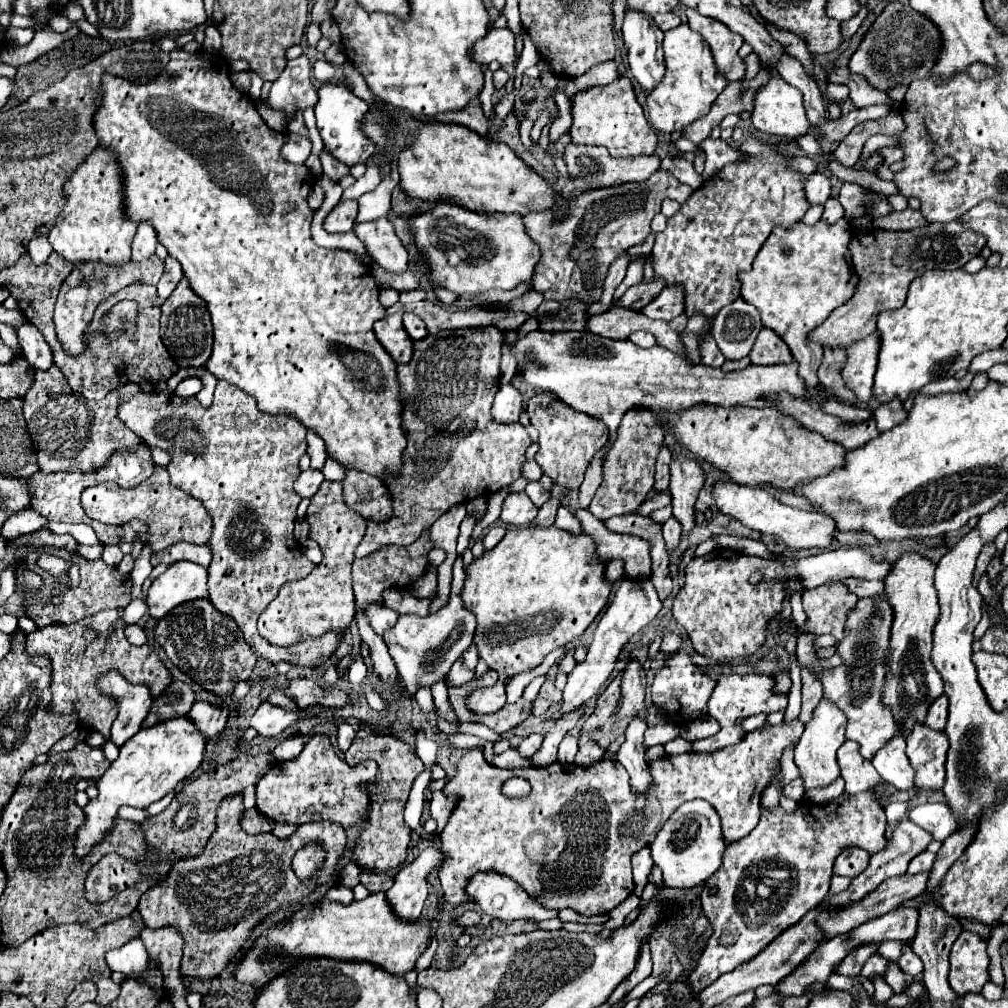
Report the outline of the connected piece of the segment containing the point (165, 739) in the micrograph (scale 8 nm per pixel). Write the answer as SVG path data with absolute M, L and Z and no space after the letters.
M188 715L166 719L152 727L140 729L132 739L128 739L120 747L120 757L98 779L98 797L90 799L84 807L86 823L78 829L78 855L86 855L90 847L112 829L112 821L116 819L116 811L120 805L132 805L140 809L148 807L150 803L170 793L180 779L192 775L202 763L204 747L206 739L194 727L194 723L190 723Z

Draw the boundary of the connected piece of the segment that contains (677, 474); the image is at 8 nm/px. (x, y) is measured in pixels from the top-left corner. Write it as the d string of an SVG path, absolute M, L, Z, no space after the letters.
M676 457L670 465L672 479L670 479L670 493L672 493L672 507L674 517L682 525L682 535L688 535L696 527L694 517L694 503L696 495L704 483L704 471L696 463L696 459L690 457Z

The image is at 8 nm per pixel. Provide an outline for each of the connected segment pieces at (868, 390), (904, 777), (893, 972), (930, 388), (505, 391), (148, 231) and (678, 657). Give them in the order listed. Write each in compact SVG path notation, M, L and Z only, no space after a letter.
M872 333L848 347L846 363L840 371L844 385L864 405L868 405L868 401L872 399L872 379L876 373L876 357L878 357L878 333Z
M896 735L872 759L872 765L878 771L878 775L886 783L894 785L896 789L912 789L914 787L914 771L912 771L912 765L908 761L904 749L906 749L904 739L900 735Z
M894 961L888 963L888 969L886 969L884 979L886 979L886 983L894 989L894 993L900 993L900 991L906 987L906 975L902 975L902 969L900 969L898 963L894 963Z
M967 373L965 377L956 379L955 377L948 377L948 379L938 379L932 381L920 389L919 393L925 396L937 395L946 392L957 392L967 390L974 378L975 374Z
M500 385L498 395L494 397L492 415L498 423L516 423L524 409L522 395L512 385Z
M140 223L132 243L132 261L150 259L150 255L154 255L156 251L156 245L158 245L158 239L156 239L154 227L150 223Z
M676 653L664 663L664 669L656 673L652 683L652 701L660 705L670 715L672 721L688 723L706 715L706 701L712 695L714 685L716 685L716 679L698 671L692 659L688 657L688 653Z

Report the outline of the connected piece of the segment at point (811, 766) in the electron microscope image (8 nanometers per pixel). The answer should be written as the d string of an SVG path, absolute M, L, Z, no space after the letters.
M820 701L820 705L814 711L812 721L806 723L802 739L798 741L798 745L794 749L794 761L796 761L796 767L800 771L800 777L804 779L804 789L806 791L822 789L822 787L830 785L836 777L840 777L836 751L846 741L844 729L846 729L846 715L834 703Z

